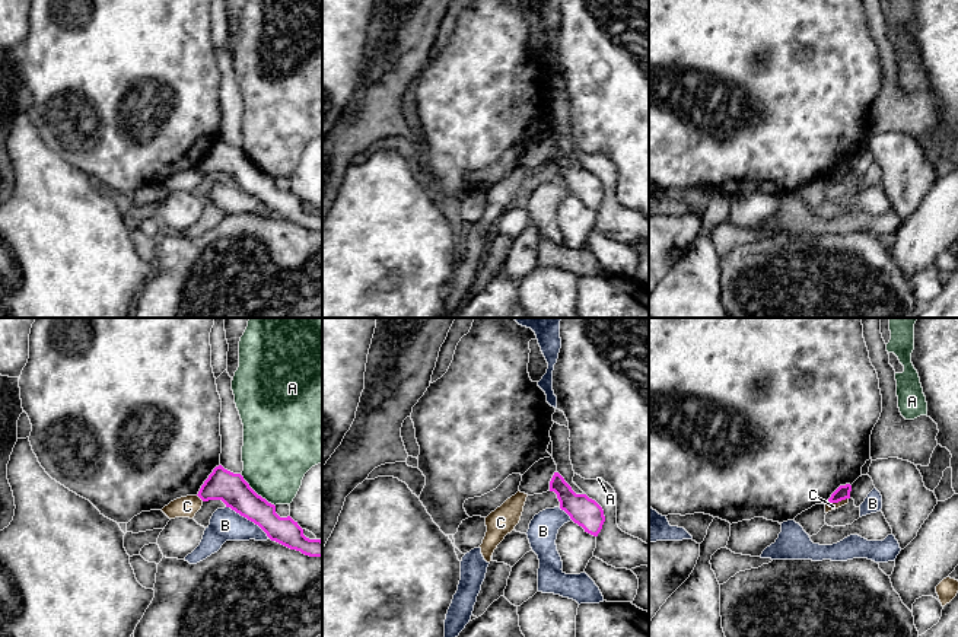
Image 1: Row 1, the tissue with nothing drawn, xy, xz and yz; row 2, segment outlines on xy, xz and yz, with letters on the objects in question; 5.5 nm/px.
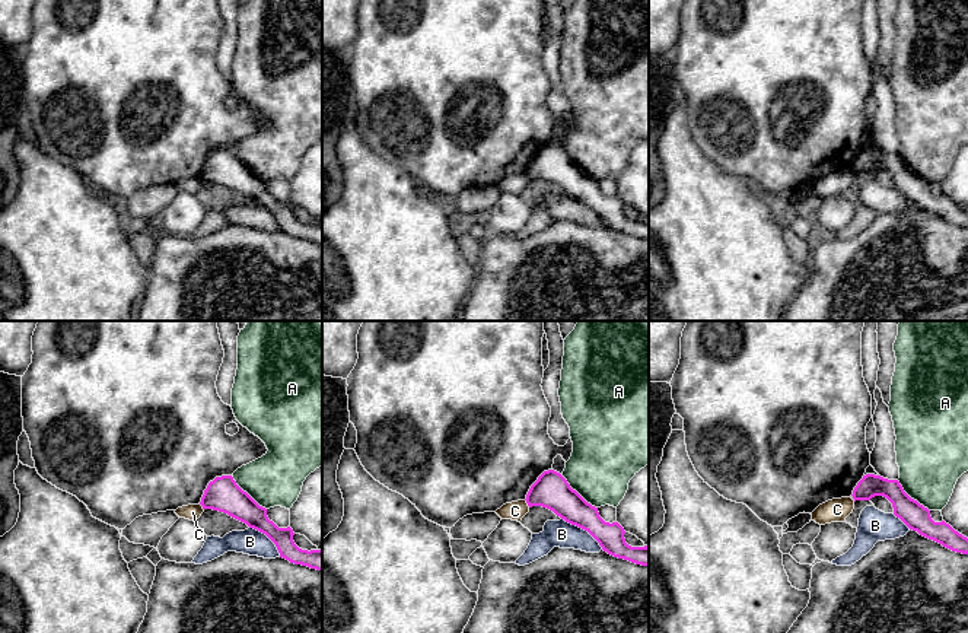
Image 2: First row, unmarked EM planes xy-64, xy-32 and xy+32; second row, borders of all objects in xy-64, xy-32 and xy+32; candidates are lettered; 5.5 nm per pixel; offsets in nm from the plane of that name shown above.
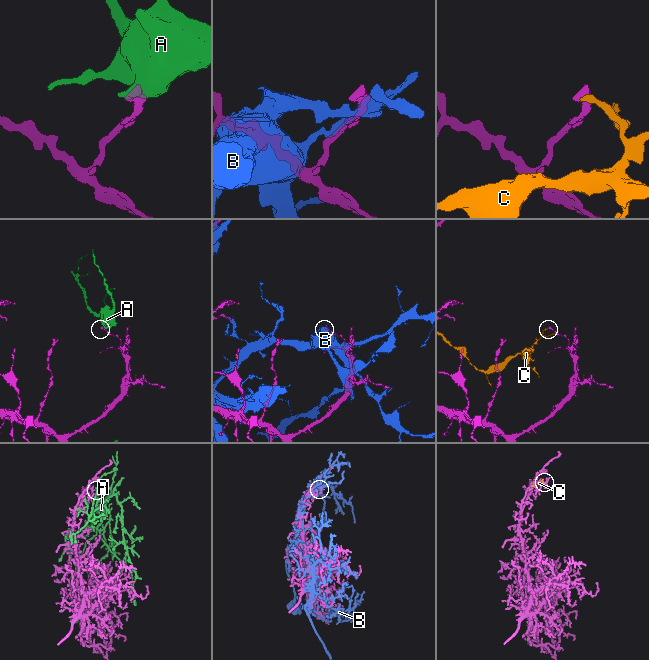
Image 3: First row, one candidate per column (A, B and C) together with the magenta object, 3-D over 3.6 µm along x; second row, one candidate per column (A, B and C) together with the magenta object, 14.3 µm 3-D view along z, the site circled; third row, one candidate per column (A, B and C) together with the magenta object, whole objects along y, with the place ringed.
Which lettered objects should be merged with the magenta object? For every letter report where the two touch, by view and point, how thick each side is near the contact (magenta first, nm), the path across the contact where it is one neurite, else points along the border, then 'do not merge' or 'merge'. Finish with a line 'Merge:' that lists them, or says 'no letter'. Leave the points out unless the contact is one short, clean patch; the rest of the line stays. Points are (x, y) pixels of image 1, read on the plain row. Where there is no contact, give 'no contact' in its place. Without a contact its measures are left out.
A: meets magenta in xy at (255, 166); 170 nm thick on the magenta side, 380 nm on the other; border along xy (239, 147), (258, 168), (274, 180); do not merge
B: meets magenta in xy at (248, 193); 170 nm thick on the magenta side, 180 nm on the other; do not merge
C: meets magenta in yz at (836, 175); 80 nm thick on the magenta side, 50 nm on the other; border along yz (847, 171), (826, 178); do not merge
Merge: no letter

